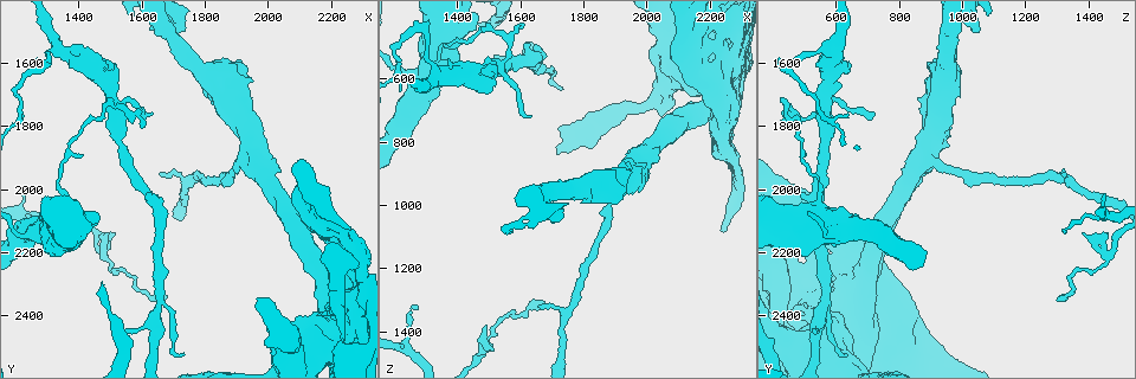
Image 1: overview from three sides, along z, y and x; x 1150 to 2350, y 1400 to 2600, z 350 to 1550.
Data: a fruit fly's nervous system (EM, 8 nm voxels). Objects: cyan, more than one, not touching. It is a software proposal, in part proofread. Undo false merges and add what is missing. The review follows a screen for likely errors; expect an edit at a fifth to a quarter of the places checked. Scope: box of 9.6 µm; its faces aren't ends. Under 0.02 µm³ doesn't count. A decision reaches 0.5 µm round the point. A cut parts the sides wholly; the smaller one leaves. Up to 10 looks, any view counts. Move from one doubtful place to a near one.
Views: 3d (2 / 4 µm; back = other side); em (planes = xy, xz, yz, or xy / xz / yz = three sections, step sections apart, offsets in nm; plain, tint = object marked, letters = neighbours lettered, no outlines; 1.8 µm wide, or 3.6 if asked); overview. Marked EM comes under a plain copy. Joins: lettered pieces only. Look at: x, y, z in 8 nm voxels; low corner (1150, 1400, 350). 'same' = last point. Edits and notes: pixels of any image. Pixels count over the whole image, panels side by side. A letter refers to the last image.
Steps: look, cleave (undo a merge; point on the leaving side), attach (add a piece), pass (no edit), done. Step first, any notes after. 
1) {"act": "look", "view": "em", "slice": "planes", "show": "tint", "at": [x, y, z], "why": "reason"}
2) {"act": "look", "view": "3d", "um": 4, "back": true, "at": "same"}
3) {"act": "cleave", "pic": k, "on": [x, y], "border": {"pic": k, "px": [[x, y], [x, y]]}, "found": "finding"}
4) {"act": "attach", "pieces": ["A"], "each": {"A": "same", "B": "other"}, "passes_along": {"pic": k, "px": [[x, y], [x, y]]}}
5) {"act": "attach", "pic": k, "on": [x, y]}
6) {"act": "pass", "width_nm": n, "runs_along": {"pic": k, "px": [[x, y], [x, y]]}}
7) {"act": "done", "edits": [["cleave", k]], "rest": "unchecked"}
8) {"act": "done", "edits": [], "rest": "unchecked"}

{"act": "look", "view": "3d", "um": 2, "at": [1520, 1750, 560], "why": "thin neck"}

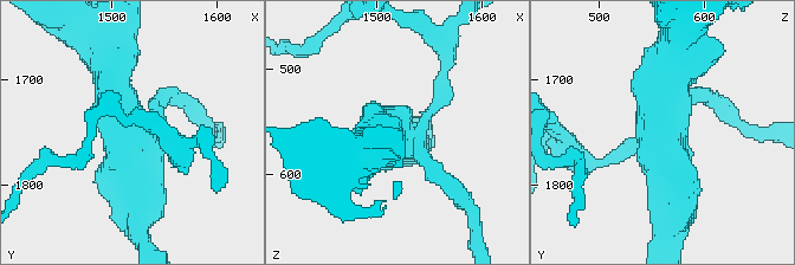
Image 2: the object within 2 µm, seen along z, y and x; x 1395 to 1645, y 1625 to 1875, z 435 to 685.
{"act": "look", "view": "em", "slice": "planes", "show": "letters", "at": [1524, 1748, 558], "why": "now the EM"}

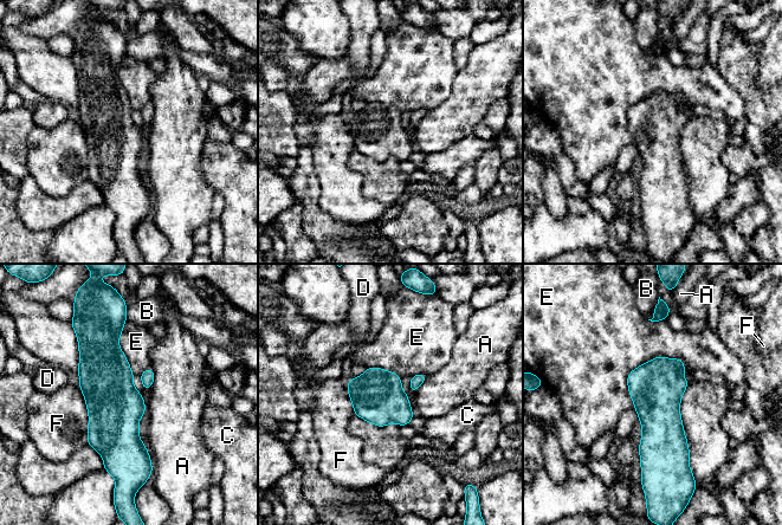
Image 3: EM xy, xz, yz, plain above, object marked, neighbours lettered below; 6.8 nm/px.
{"act": "pass", "each": {"A": "other", "B": "other", "C": "other", "D": "other", "E": "other", "F": "other"}, "runs_along": {"pic": 3, "px": [[120, 325], [110, 397], [131, 467]]}, "found": "one cell here"}

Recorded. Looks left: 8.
{"act": "look", "view": "em", "slice": "planes", "show": "letters", "at": [1340, 1560, 590], "why": "three-way junction"}

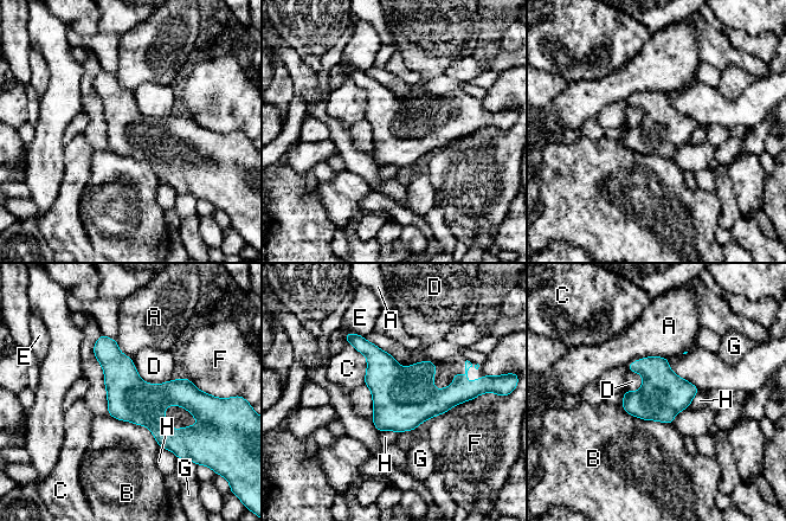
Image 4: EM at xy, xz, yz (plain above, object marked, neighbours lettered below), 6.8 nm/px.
{"act": "pass", "width_nm": 300, "each": {"A": "other", "B": "other", "C": "other", "D": "other", "E": "other", "F": "other", "G": "other", "H": "other"}, "found": "all the same cell"}

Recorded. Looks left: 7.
{"act": "look", "view": "em", "slice": "planes", "show": "letters", "at": [1690, 2340, 1310], "why": "an open end"}

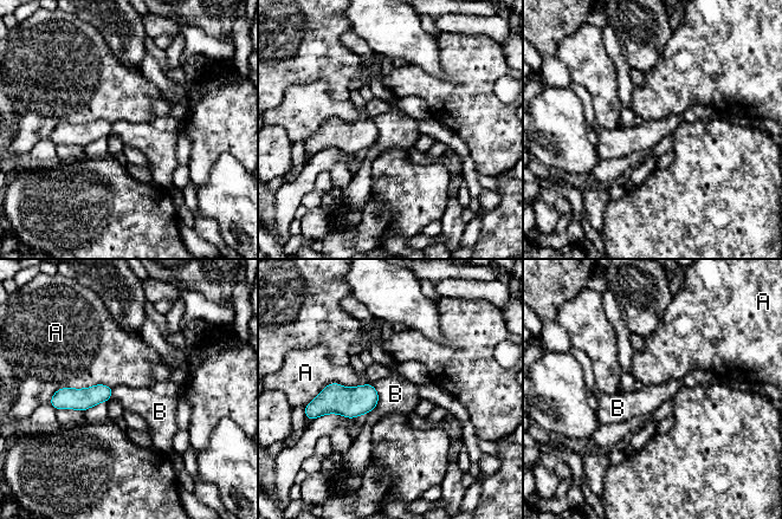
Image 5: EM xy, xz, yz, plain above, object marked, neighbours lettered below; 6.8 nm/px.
{"act": "pass", "longest_contact_nm": ["A", 440], "each": {"A": "other", "B": "other"}, "runs_along": {"pic": 5, "px": [[109, 390], [56, 404]]}, "found": "no lettered piece goes on from it"}

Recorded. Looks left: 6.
{"act": "look", "view": "em", "slice": "xz", "step": 8, "show": "tint", "at": [1480, 2200, 1460], "why": "a fork"}

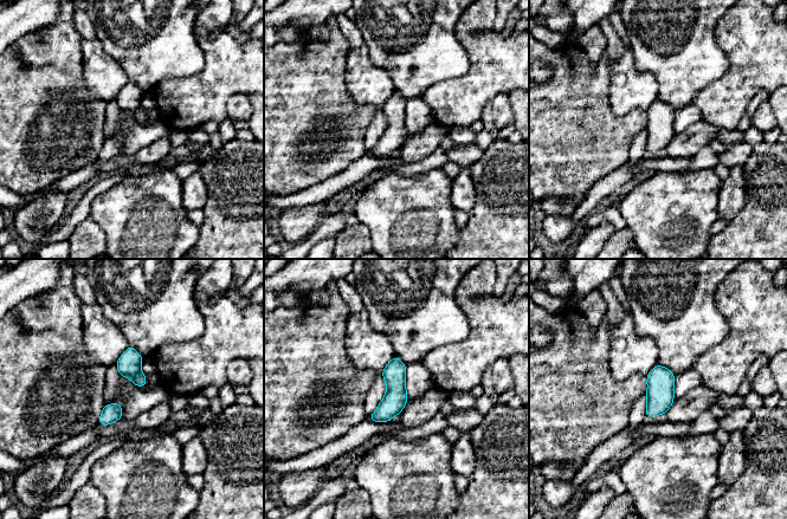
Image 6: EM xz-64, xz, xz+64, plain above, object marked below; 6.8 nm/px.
{"act": "look", "view": "em", "slice": "planes", "show": "letters", "at": "same"}

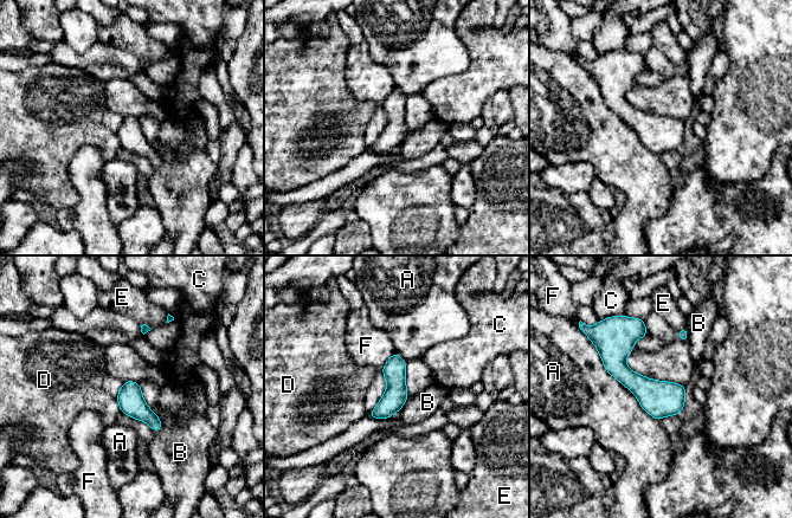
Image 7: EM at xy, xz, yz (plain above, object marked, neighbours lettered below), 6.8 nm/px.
{"act": "pass", "each": {"A": "other", "B": "other", "C": "other", "D": "other", "E": "other", "F": "other"}, "runs_along": {"pic": 7, "px": [[637, 322], [620, 367], [675, 412]]}, "found": "continuous, no second cell"}

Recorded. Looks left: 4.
{"act": "done", "edits": [], "rest": "unchecked"}

